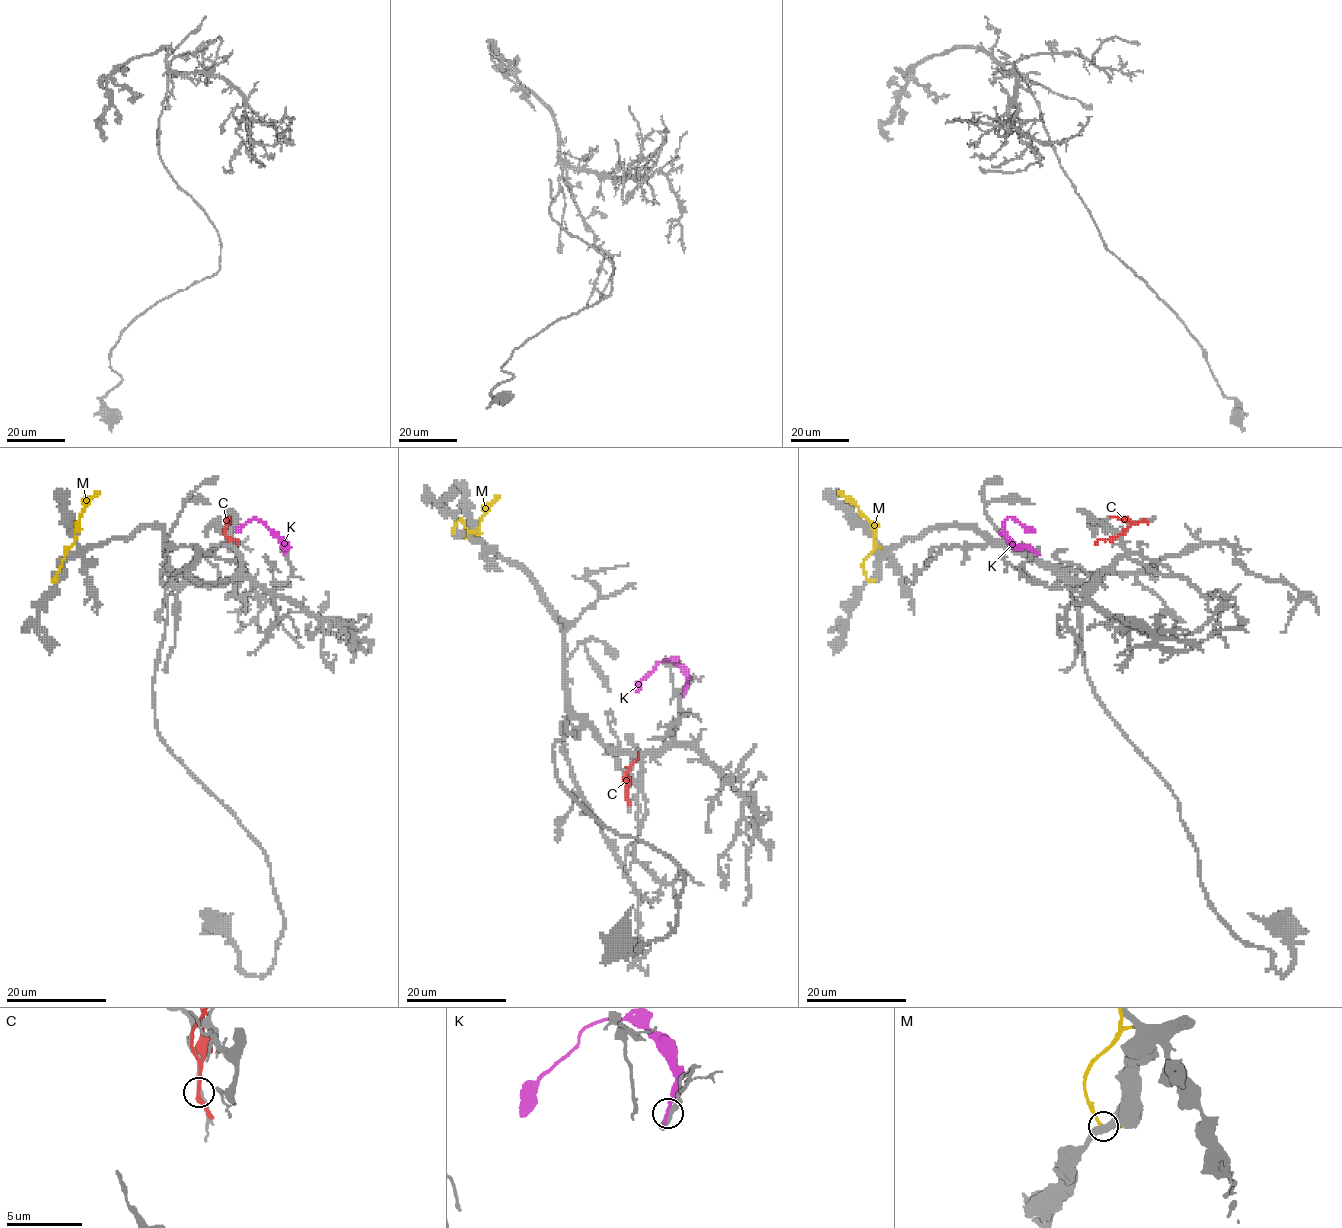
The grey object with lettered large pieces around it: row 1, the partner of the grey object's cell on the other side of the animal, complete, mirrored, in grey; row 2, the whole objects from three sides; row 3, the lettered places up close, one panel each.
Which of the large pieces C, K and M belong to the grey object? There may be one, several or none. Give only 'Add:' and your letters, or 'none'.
Add: none

